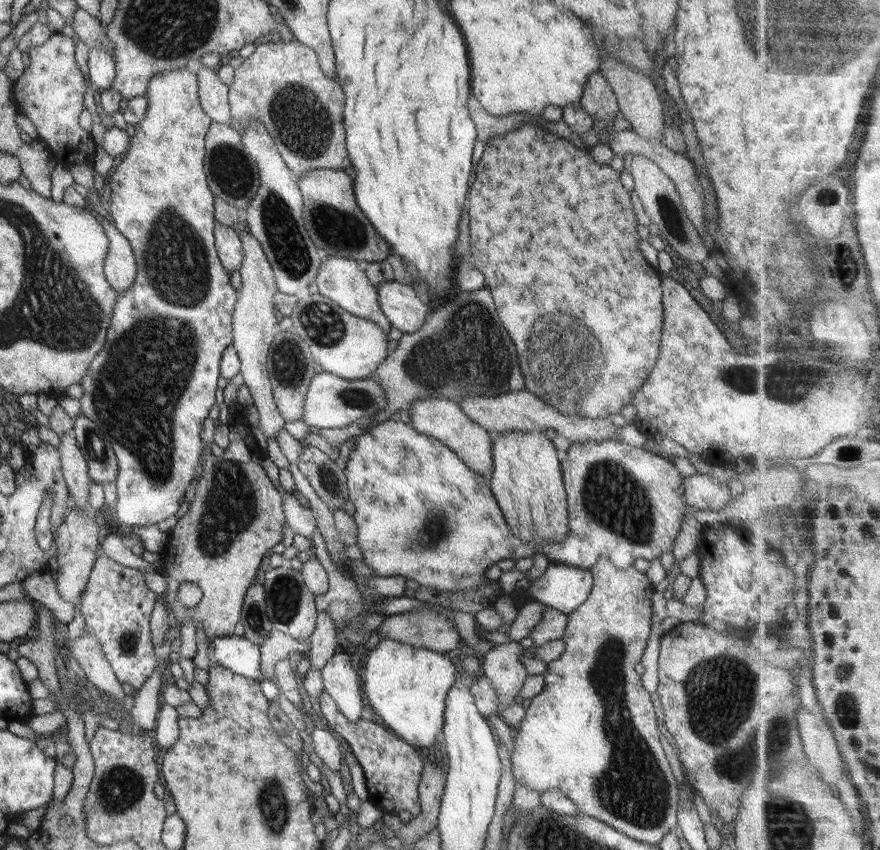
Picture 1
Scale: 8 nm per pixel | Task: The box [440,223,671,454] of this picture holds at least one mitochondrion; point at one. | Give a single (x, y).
(555, 380)

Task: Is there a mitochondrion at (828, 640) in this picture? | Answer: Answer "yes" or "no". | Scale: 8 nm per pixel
no

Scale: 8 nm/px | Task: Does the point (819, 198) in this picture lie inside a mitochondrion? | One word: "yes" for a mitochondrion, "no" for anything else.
yes

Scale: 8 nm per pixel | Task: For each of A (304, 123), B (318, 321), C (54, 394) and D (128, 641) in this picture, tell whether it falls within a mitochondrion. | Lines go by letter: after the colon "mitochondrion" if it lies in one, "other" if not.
A: mitochondrion
B: mitochondrion
C: other
D: mitochondrion

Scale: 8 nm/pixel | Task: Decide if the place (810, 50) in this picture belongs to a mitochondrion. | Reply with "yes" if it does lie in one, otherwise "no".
yes

